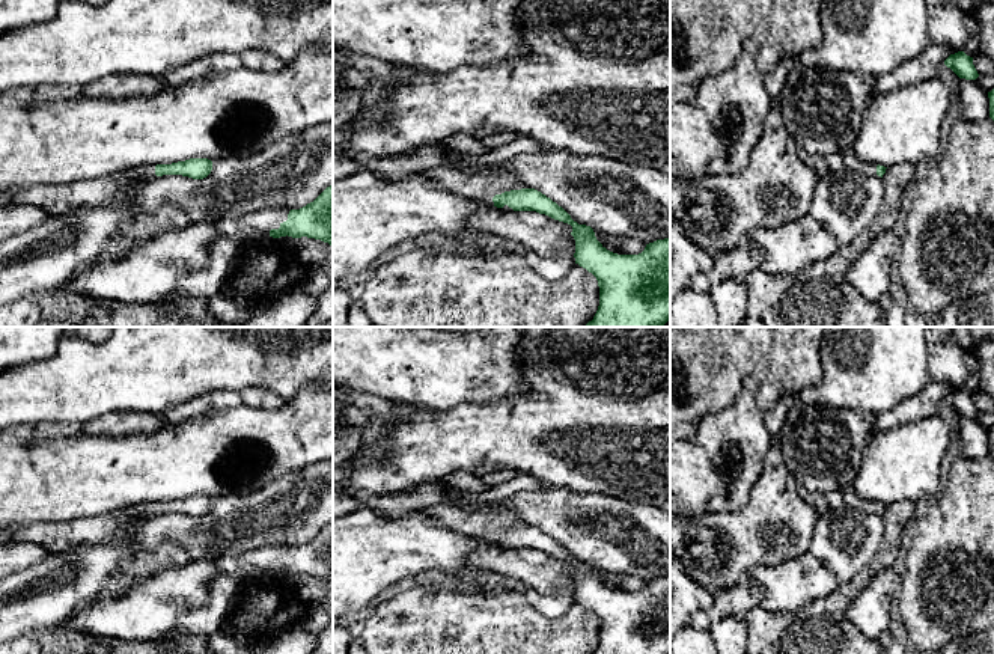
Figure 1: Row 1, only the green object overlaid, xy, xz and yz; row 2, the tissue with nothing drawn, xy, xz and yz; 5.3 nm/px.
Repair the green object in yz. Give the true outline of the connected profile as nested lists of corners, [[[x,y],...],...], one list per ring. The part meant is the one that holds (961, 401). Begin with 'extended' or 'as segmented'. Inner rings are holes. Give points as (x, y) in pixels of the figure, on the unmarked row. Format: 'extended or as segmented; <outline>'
as segmented; [[[964,389],[950,392],[944,398],[944,402],[950,405],[959,416],[976,417],[979,414],[973,402],[973,395],[967,393]]]

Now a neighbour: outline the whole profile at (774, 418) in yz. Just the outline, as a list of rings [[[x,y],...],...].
[[[785,396],[777,401],[777,404],[767,413],[764,413],[767,429],[771,434],[771,446],[779,446],[780,440],[780,426],[783,425],[786,414],[794,405],[797,398]]]

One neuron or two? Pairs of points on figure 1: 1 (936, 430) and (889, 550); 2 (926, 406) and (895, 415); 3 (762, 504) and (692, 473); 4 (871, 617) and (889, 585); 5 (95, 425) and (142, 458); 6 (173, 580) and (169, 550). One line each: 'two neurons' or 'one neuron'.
1: two neurons
2: one neuron
3: two neurons
4: one neuron
5: two neurons
6: two neurons

